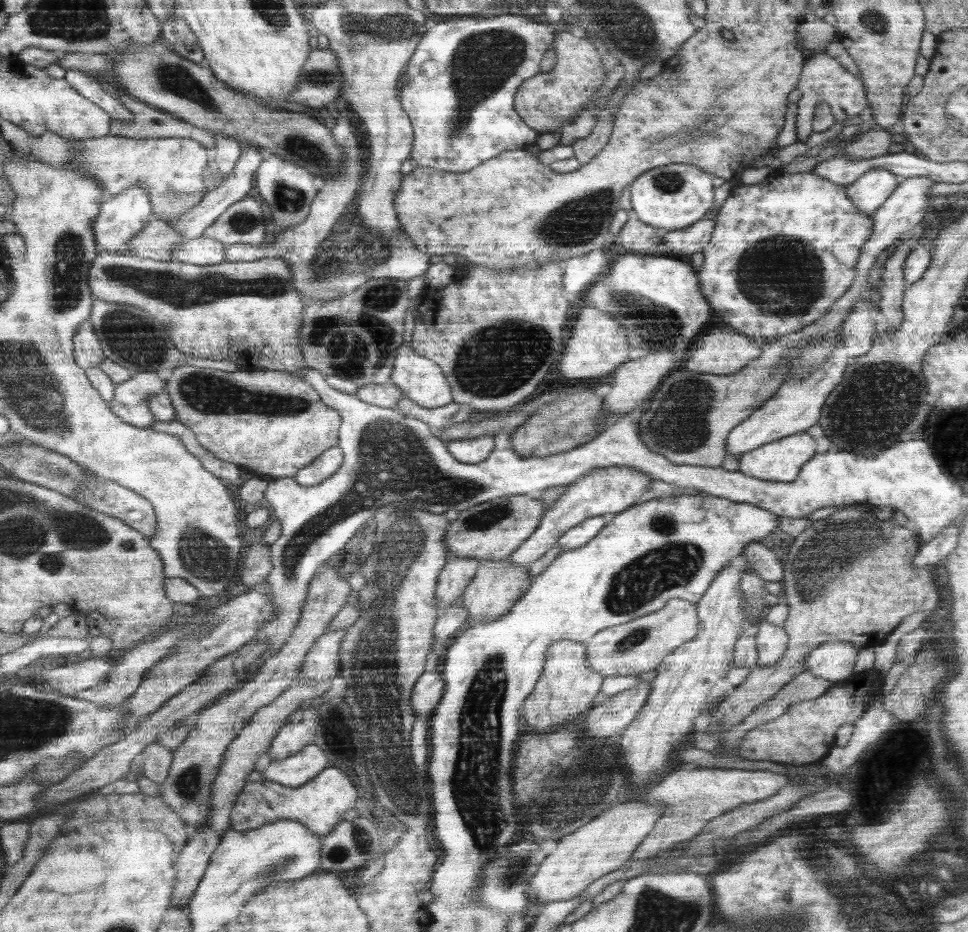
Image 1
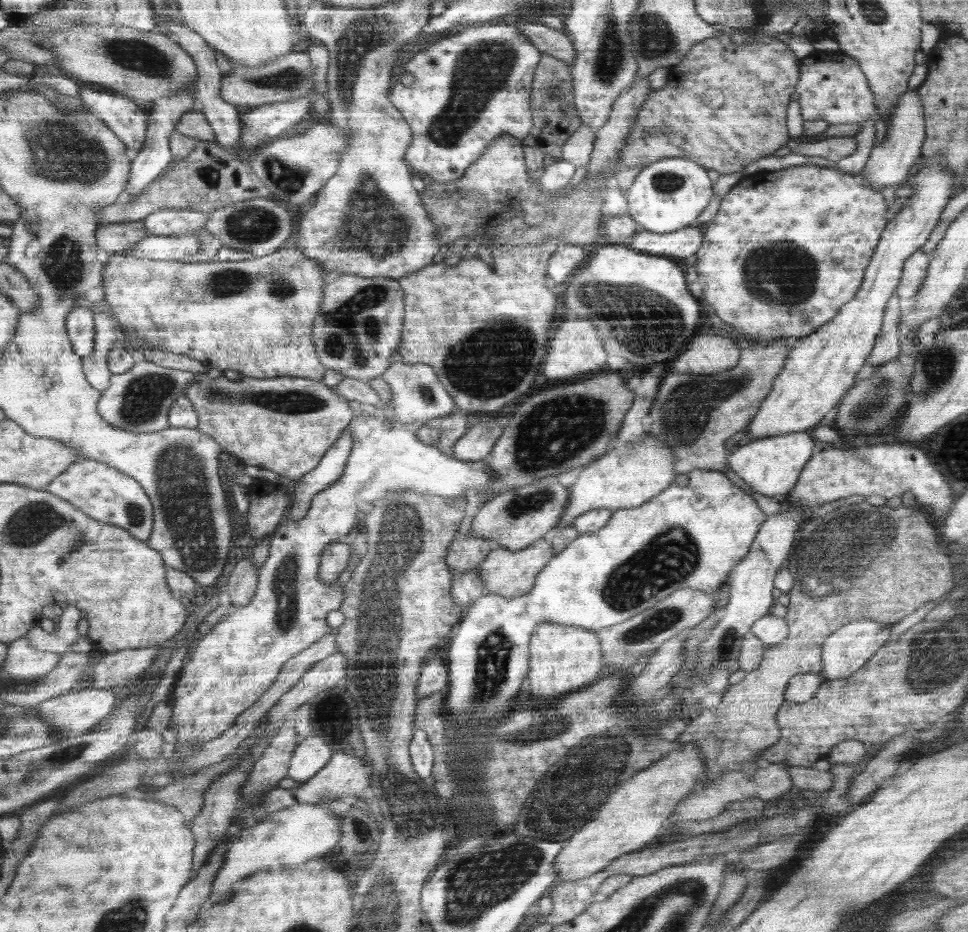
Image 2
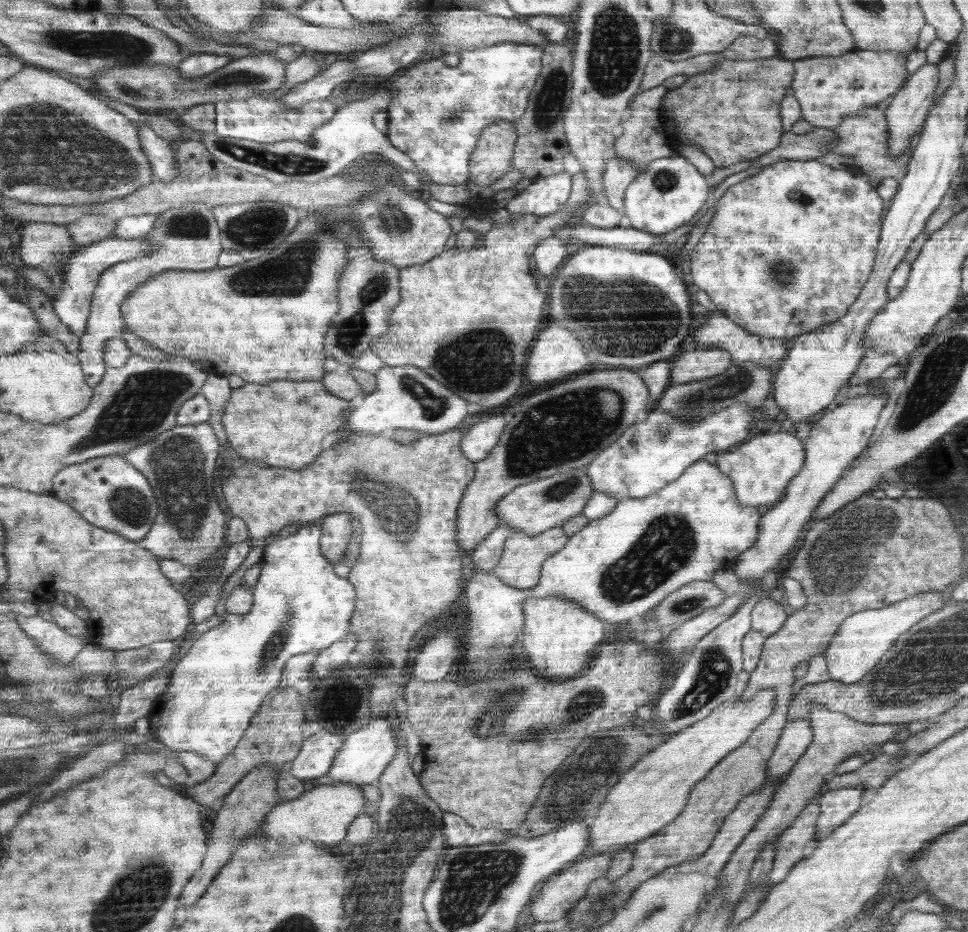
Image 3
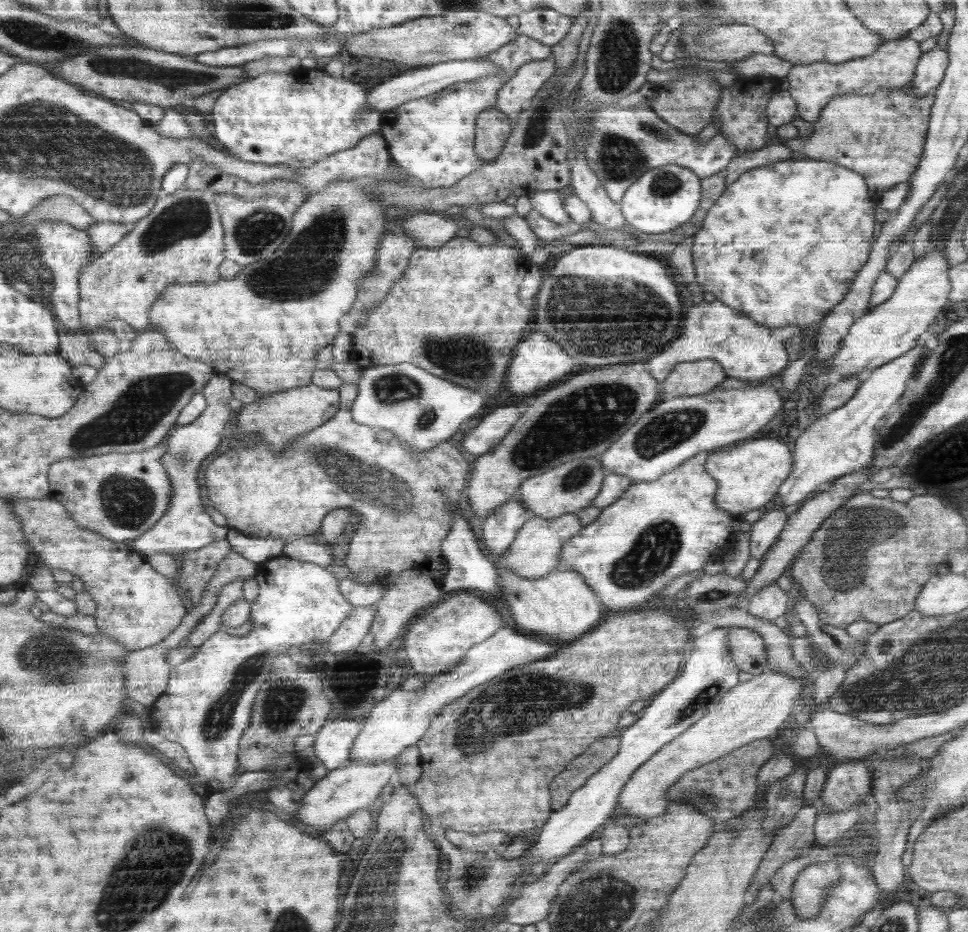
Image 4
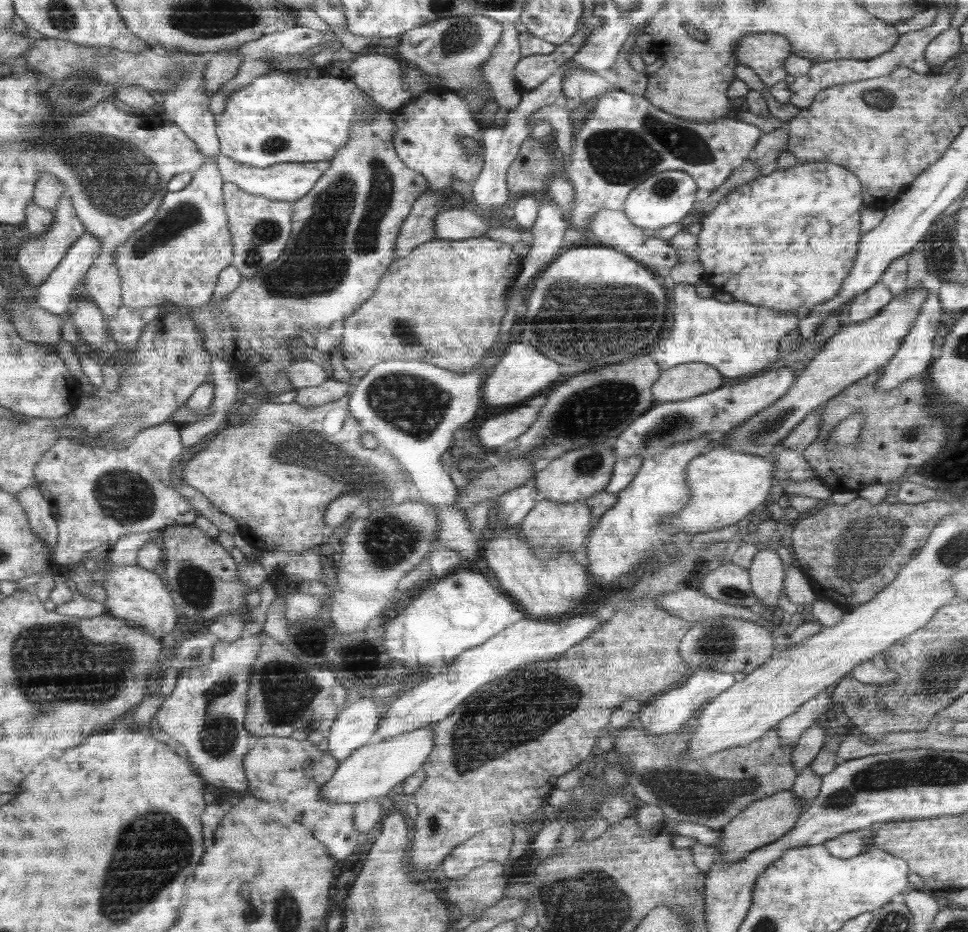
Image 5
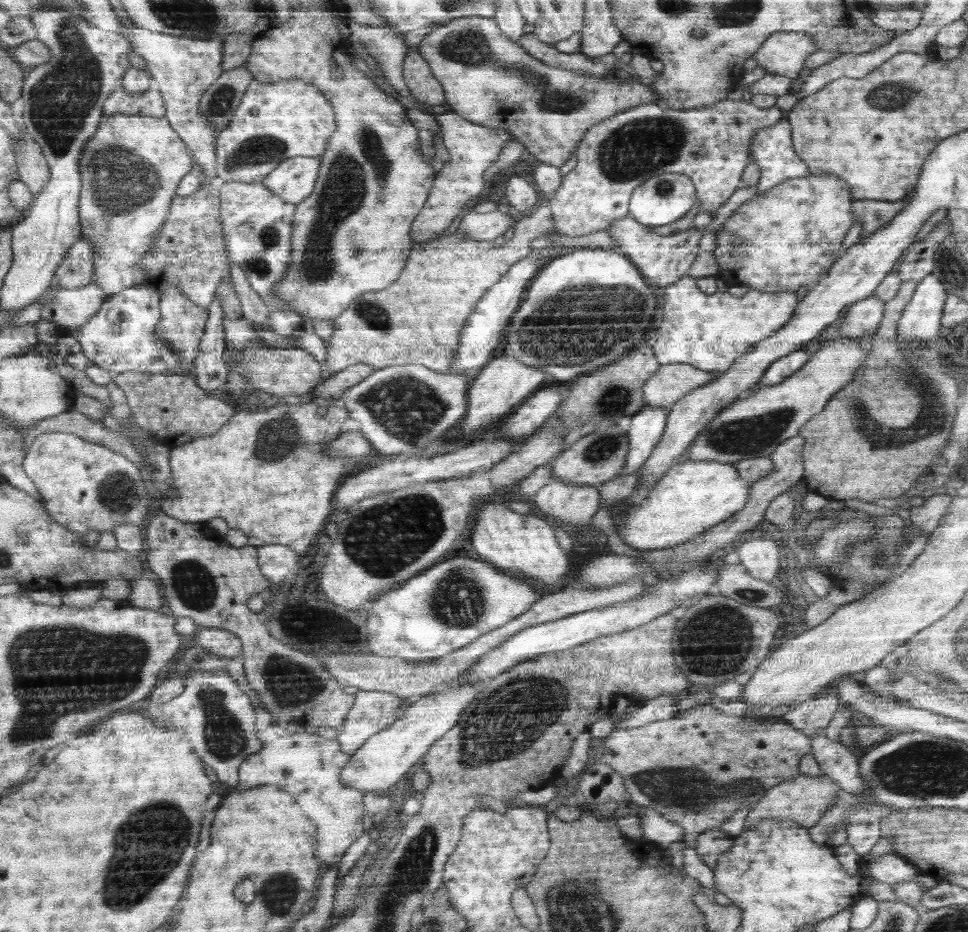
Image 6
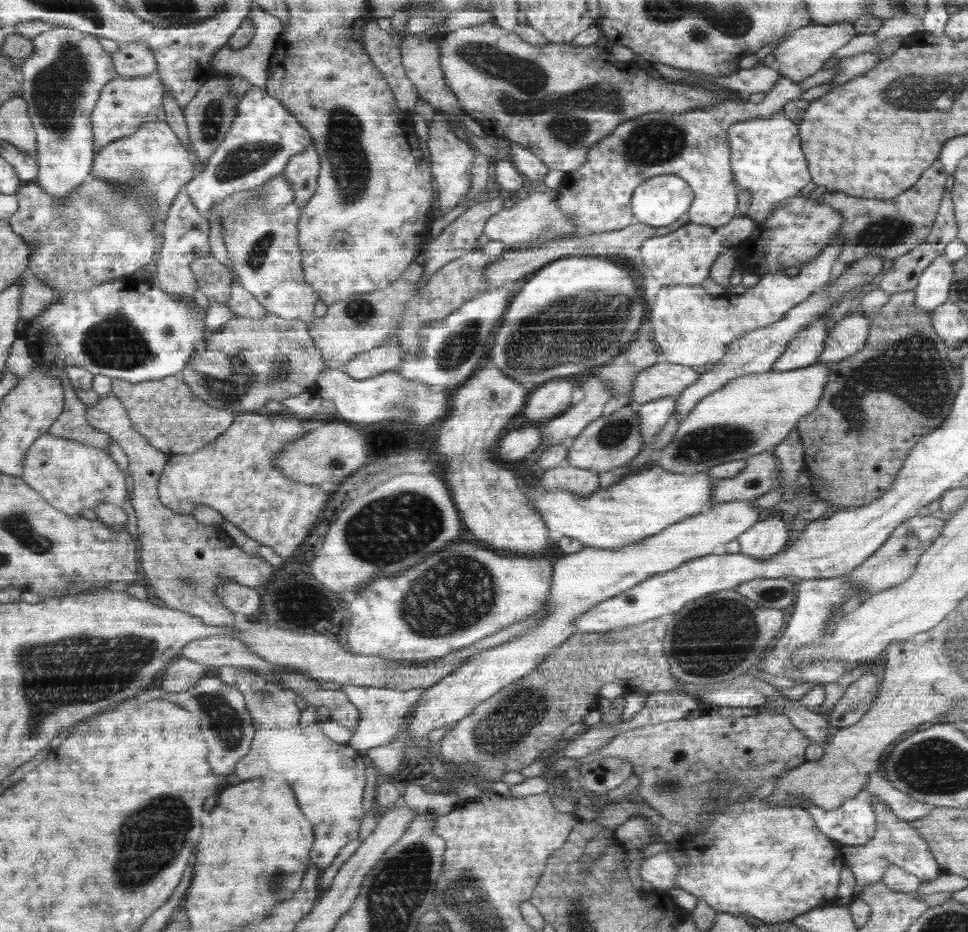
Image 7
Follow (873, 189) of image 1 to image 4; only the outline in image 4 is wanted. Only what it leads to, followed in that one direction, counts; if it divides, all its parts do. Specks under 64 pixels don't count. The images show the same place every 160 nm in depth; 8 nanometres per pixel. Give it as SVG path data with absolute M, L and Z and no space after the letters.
M934 47L919 58L919 64L915 68L915 77L911 80L909 88L913 89L913 94L917 98L927 96L939 88L947 66L950 64L950 58L947 47Z

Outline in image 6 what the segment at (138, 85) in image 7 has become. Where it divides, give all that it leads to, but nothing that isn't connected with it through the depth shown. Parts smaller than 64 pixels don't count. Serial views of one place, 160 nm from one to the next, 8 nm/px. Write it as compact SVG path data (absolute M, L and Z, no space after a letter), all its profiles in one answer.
M153 85L144 95L132 95L123 86L108 99L105 106L105 116L113 117L117 114L144 115L164 118L167 116L167 103L162 92Z

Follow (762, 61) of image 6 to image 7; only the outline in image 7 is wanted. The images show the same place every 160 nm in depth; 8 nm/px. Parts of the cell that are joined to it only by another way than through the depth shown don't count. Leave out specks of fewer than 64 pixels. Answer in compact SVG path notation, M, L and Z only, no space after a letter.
M850 21L830 23L823 25L812 22L804 28L795 30L788 35L778 46L774 48L774 58L776 58L775 68L779 74L783 74L786 78L798 83L808 76L816 74L818 70L822 70L832 65L831 56L836 54L838 49L842 49L857 34L853 23Z

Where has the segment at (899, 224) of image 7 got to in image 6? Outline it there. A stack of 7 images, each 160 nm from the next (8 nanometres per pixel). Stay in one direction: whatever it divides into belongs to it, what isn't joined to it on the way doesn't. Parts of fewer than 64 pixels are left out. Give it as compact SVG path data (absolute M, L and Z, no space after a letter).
M913 191L899 201L877 201L874 199L855 200L853 199L852 212L855 221L862 221L863 229L860 239L867 239L884 225L891 223L893 218L900 214L902 209L907 207L911 201Z

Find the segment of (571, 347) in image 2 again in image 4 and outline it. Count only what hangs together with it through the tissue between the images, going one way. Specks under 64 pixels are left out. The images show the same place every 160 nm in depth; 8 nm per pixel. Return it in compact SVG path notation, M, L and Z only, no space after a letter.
M534 332L530 334L524 342L520 342L520 350L516 350L516 362L512 362L510 372L507 374L507 385L510 392L514 394L532 394L536 390L548 388L554 382L562 380L562 376L566 376L568 372L572 372L574 368L574 360L572 356L568 356L560 344L552 342L544 332Z

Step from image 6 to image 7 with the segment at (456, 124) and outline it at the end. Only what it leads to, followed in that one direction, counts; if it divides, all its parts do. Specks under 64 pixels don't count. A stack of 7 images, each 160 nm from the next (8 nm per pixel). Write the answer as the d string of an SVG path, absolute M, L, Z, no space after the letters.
M436 112L432 125L429 128L428 148L432 157L432 174L436 179L436 186L438 187L438 206L435 208L435 214L433 214L433 220L437 219L442 212L448 212L452 210L458 202L466 196L466 193L470 190L471 185L471 170L473 167L474 154L472 154L472 148L460 140L452 130L448 121L445 121L446 116L442 116L442 112Z

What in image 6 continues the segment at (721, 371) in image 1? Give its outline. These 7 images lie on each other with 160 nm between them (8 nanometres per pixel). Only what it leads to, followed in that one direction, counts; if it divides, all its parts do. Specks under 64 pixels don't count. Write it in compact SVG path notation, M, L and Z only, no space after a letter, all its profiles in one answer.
M685 363L661 365L643 386L646 404L672 407L689 392L712 382L710 373Z

